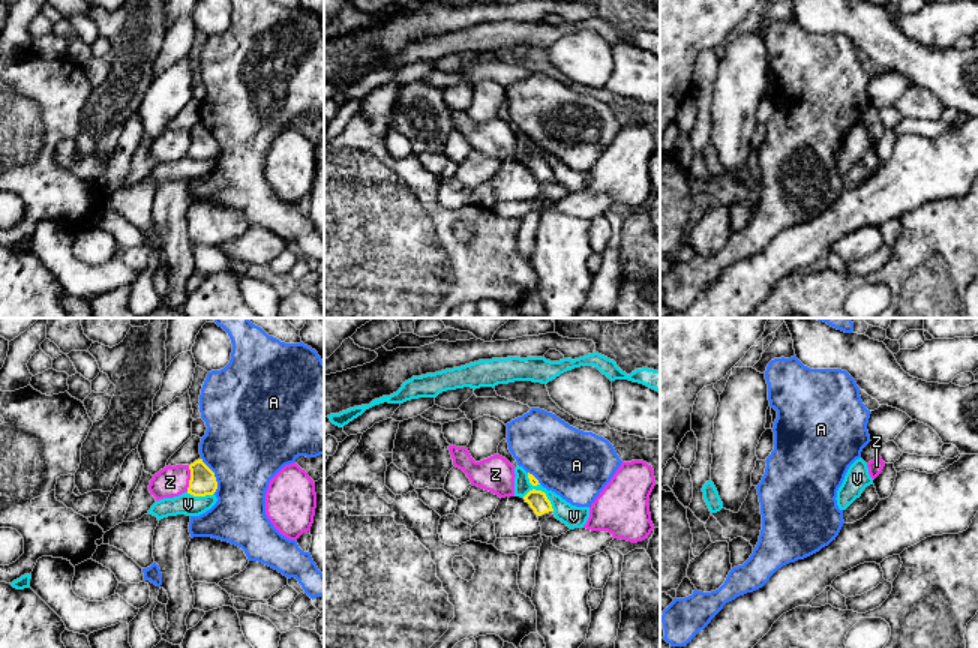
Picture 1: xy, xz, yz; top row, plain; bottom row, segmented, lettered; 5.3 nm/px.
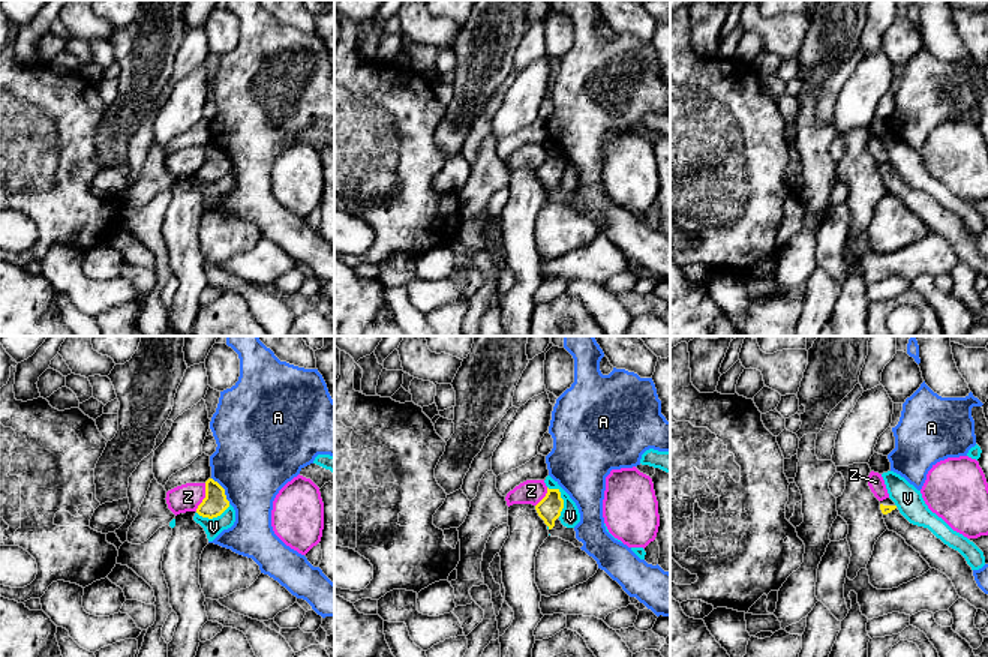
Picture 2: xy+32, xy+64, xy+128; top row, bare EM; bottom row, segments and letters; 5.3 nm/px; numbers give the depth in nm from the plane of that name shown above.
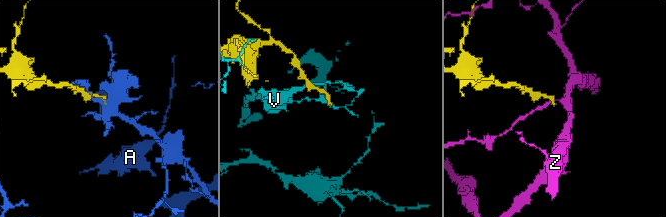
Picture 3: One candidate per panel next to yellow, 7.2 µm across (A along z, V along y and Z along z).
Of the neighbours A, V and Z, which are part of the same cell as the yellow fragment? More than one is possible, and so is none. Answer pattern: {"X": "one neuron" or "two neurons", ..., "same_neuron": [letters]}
{"A": "two neurons", "V": "two neurons", "Z": "two neurons", "same_neuron": []}

